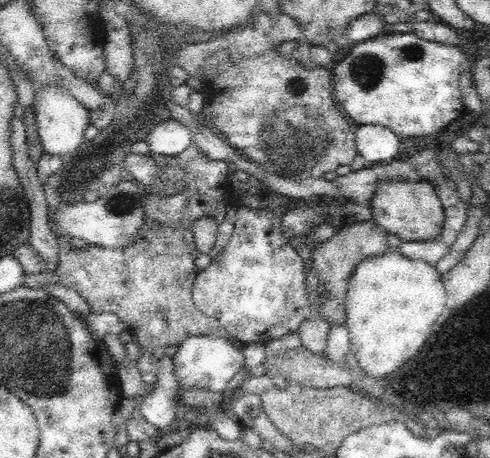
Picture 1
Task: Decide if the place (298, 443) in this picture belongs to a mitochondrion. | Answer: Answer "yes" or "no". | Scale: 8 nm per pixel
no

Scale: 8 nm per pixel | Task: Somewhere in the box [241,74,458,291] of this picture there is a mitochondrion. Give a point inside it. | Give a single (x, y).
(294, 143)

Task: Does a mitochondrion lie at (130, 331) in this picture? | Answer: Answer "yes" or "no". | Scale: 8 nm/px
no

